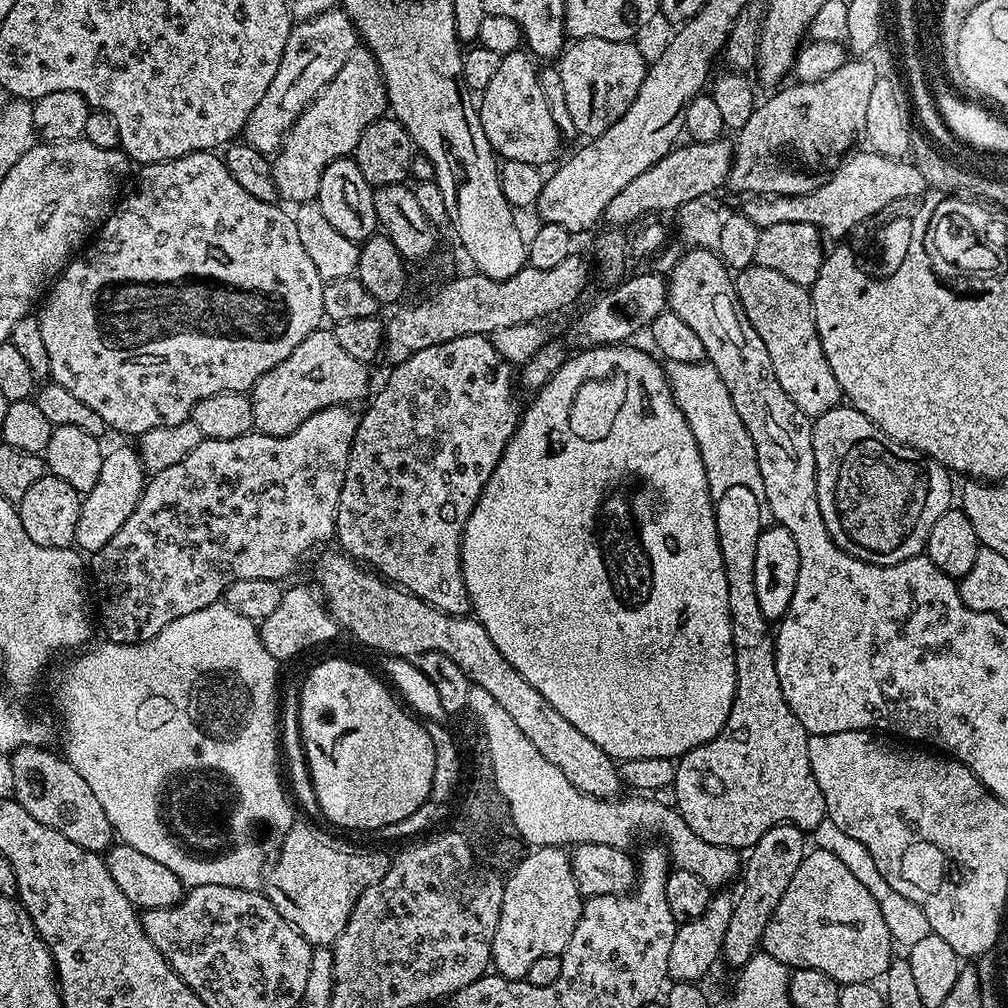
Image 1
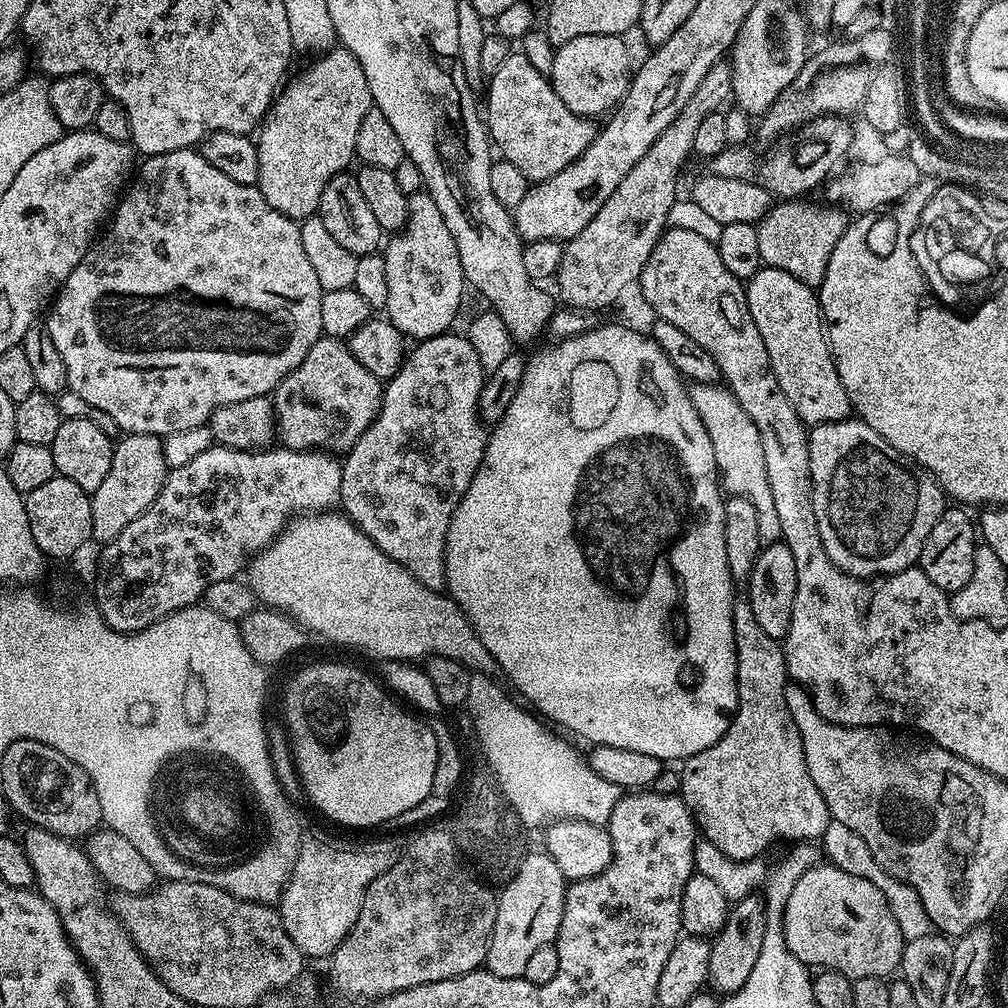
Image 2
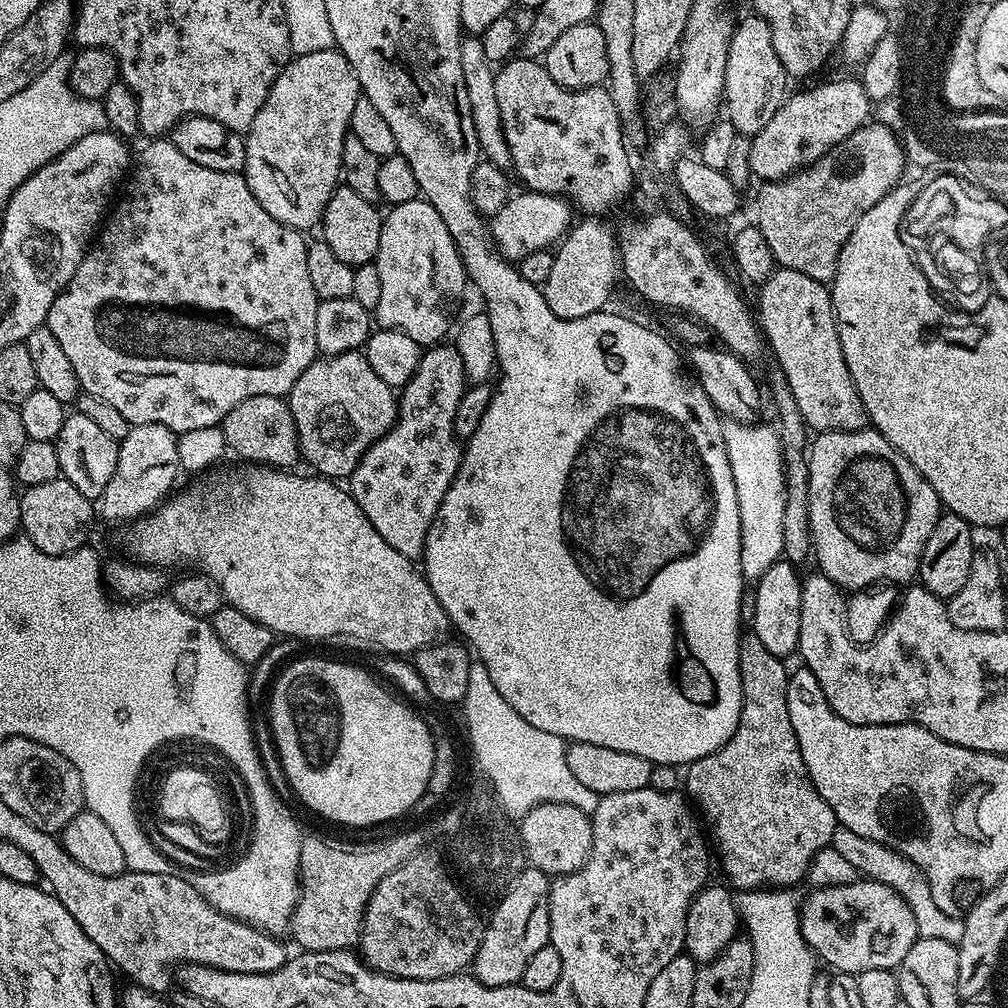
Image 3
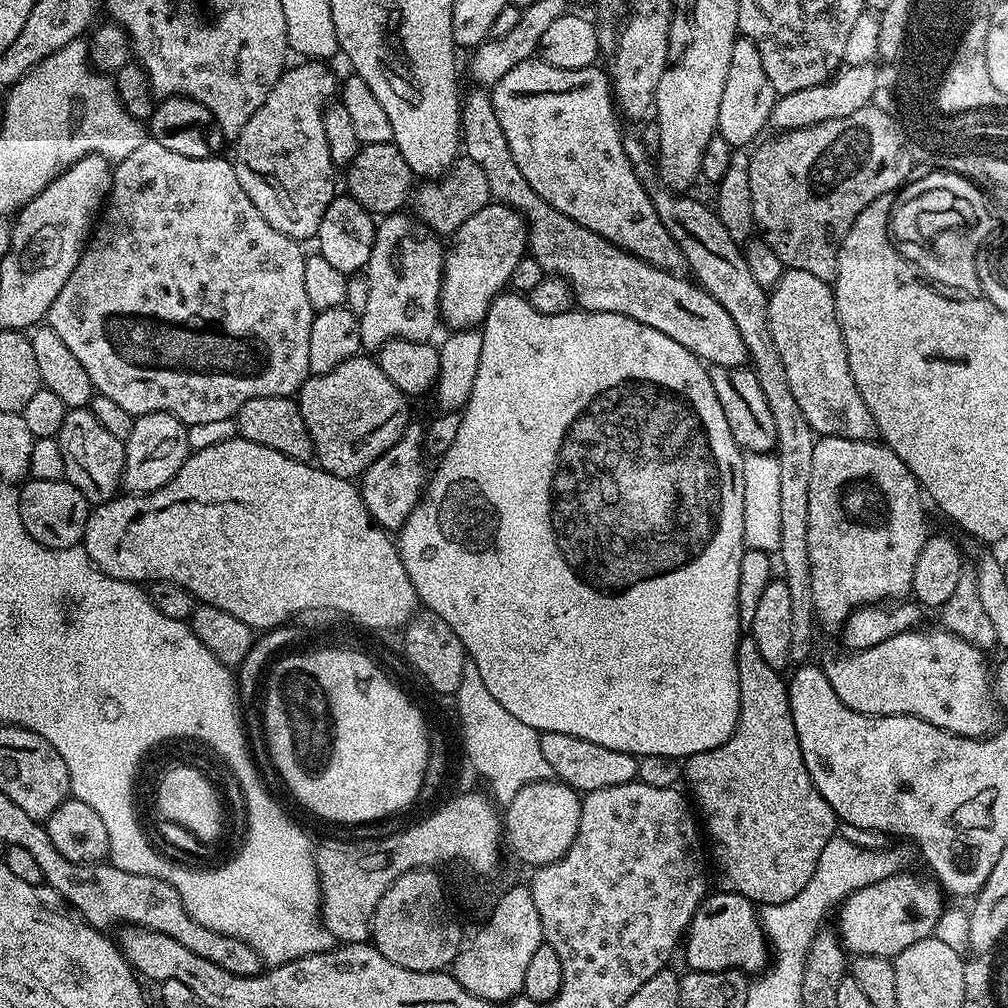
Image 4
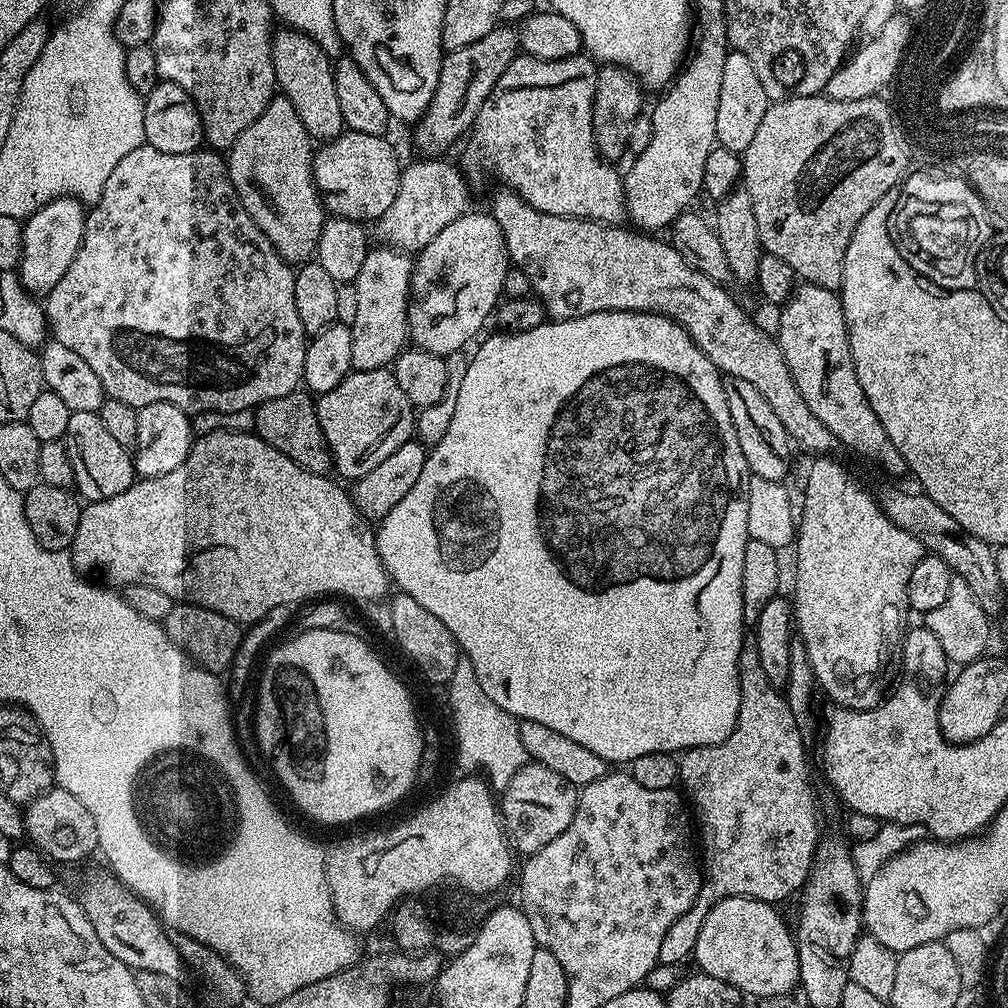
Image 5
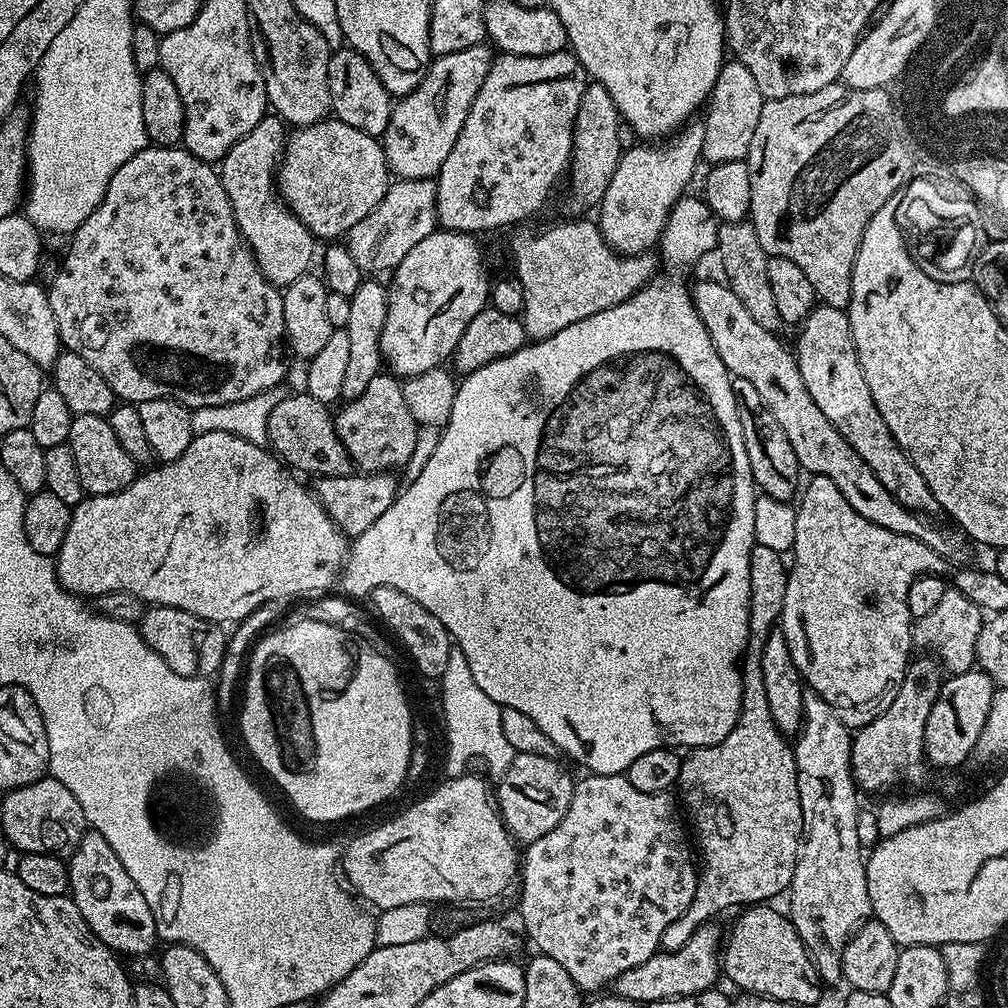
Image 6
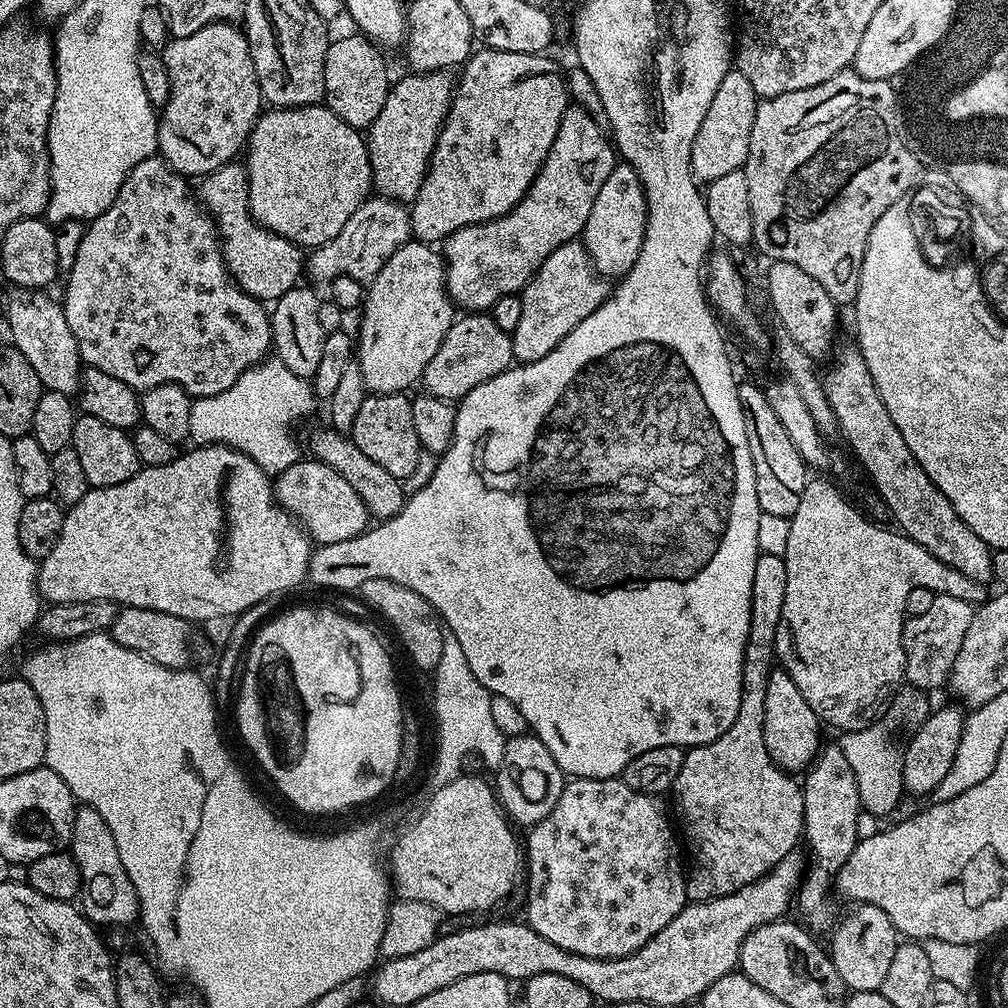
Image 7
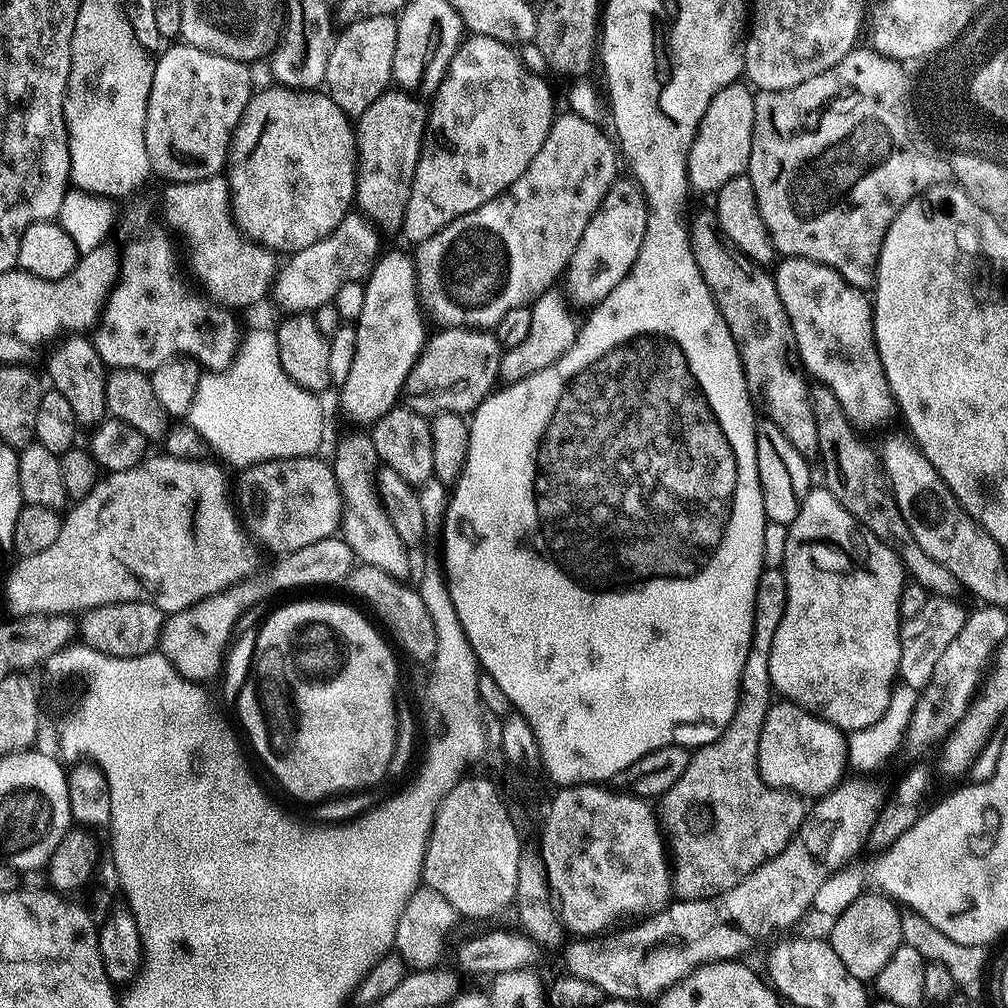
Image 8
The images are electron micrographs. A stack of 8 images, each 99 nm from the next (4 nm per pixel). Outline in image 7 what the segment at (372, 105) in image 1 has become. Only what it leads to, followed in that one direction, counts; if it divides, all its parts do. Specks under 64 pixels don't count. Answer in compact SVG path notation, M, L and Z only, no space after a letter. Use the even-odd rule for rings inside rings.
M240 162L223 164L203 177L199 184L198 199L216 222L216 231L222 241L224 264L240 288L258 301L274 302L282 298L286 290L297 287L301 283L300 271L306 268L302 249L299 244L274 234L269 228L263 228L252 217L248 210L247 167Z

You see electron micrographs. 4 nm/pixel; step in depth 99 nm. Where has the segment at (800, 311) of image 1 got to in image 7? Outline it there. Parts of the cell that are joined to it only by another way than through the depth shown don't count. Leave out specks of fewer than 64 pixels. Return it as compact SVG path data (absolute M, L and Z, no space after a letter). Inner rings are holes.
M851 347L842 349L840 357L822 376L839 433L844 434L853 454L868 471L877 494L888 503L896 519L895 527L918 542L918 546L930 550L938 562L946 562L946 566L966 574L966 578L987 585L992 580L993 549L962 522L958 510L950 506L950 498L946 498L946 494L930 482L926 470L918 466L918 458L910 454L910 446L906 446L902 434L898 434L898 426L894 426L894 418L886 411L886 402L882 402L878 386L874 386L874 378L870 378L870 370L860 357L859 347Z

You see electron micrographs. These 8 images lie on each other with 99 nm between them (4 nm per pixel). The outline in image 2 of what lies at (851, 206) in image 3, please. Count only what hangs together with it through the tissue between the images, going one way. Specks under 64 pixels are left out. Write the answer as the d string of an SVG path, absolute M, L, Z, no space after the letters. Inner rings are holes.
M812 198L781 199L756 224L760 263L786 270L804 284L819 286L826 278L830 254L834 254L834 246L838 246L838 238L842 238L849 223L849 213L843 207L827 202L815 204Z

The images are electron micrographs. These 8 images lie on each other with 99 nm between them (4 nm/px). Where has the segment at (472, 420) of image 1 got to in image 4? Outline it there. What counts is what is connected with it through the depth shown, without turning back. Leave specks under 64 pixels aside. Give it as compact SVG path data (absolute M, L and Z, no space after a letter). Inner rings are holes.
M409 426L403 438L390 446L390 450L386 450L386 454L382 454L382 458L375 460L359 477L360 497L364 499L366 510L385 530L400 529L426 491L424 431L423 427Z

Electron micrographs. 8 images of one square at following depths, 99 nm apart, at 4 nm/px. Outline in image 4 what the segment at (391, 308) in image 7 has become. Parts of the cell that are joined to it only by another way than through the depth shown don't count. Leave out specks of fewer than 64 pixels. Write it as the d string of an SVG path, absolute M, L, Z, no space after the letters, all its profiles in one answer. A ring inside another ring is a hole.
M489 202L478 214L470 214L451 240L444 254L440 318L452 330L475 328L483 325L492 301L509 287L514 266L528 252L528 225L513 208Z

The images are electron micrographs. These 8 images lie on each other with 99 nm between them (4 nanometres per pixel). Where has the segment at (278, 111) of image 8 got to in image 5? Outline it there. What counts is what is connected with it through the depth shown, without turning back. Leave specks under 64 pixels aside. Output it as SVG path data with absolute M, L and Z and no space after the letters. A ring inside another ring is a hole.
M351 130L321 143L312 157L312 179L325 209L332 216L361 222L375 222L390 210L400 189L401 171L402 163L388 138Z

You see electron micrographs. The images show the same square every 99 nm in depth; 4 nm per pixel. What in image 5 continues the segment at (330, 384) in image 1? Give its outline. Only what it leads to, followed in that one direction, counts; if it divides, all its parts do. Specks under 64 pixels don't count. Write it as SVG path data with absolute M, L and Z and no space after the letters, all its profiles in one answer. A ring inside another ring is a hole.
M388 368L349 372L334 390L321 392L315 397L318 426L322 426L324 440L328 443L328 455L333 469L336 468L348 482L361 480L374 466L390 458L398 446L413 439L416 412L410 398L402 394L395 371Z

